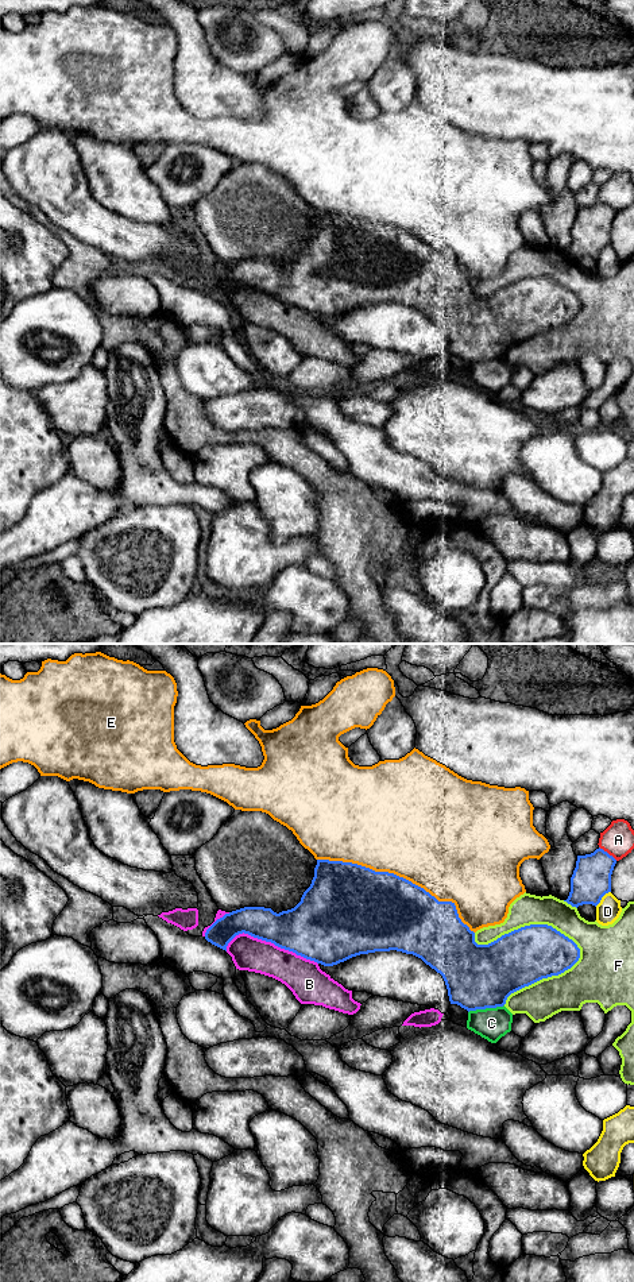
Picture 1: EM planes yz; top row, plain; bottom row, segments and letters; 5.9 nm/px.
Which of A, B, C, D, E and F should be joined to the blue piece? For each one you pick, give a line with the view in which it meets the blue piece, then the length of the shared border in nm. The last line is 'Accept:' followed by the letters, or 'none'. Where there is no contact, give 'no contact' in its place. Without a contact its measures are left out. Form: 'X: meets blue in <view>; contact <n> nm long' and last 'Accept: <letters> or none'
Accept: none

